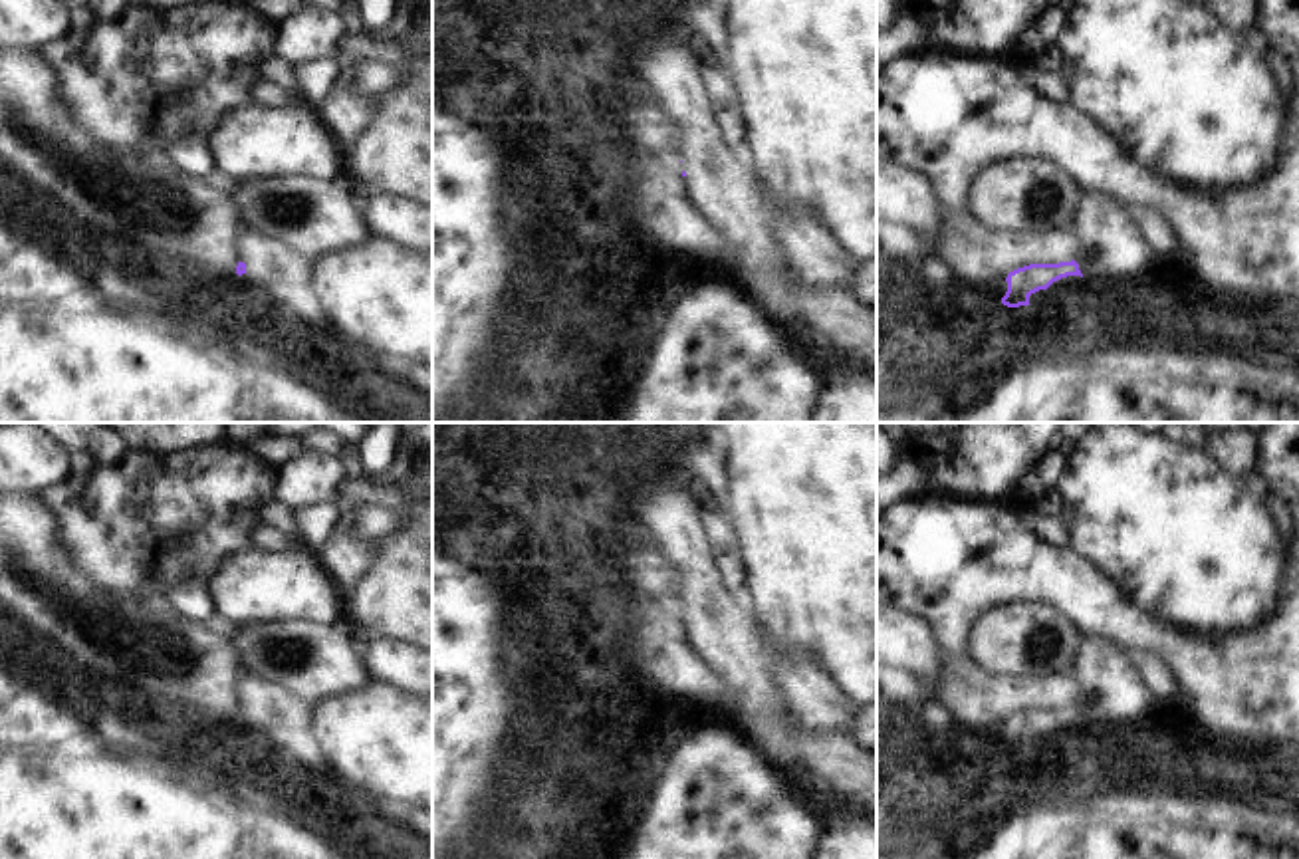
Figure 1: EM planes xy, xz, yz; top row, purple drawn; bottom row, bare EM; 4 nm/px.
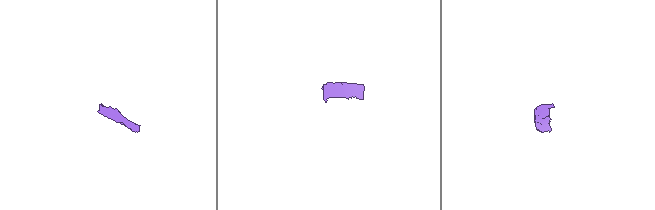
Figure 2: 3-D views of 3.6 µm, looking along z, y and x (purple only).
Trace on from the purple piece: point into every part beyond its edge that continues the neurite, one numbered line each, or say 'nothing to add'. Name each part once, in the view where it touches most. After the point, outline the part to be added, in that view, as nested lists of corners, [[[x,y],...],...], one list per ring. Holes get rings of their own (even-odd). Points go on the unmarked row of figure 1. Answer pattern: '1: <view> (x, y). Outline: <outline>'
1: yz (1069, 729). Outline: [[[1067,720],[1057,726],[1053,726],[1047,734],[1039,734],[1029,740],[1029,750],[1045,750],[1047,746],[1053,746],[1061,738],[1073,738],[1085,730],[1085,724],[1081,720]]]

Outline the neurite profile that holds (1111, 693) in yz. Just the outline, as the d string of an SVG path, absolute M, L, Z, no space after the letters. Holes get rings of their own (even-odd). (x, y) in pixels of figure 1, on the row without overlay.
M1083 637L1071 676L1085 728L1117 730L1152 720L1156 700L1124 647L1105 637Z

